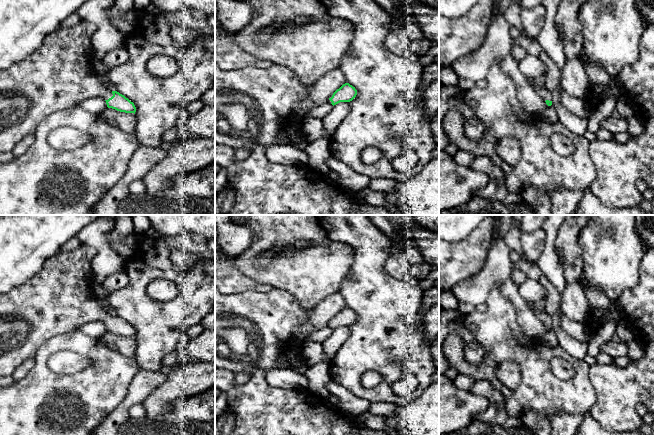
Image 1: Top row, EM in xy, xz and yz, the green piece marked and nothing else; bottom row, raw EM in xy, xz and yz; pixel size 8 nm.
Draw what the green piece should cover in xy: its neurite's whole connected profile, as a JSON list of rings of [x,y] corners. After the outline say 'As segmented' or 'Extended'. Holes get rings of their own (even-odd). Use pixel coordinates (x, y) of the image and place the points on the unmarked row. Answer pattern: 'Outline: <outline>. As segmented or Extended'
Outline: [[[81,244],[71,251],[61,251],[50,258],[42,269],[25,283],[0,294],[0,376],[12,376],[14,370],[28,358],[34,358],[38,349],[49,339],[76,331],[80,326],[93,321],[101,321],[107,331],[120,336],[134,337],[136,331],[124,319],[110,315],[92,294],[92,260],[97,250]]]. Extended

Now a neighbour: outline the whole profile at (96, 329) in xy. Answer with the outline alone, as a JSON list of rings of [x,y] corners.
[[[101,321],[89,322],[80,326],[78,330],[94,338],[101,338],[105,333],[108,332],[106,325]]]

